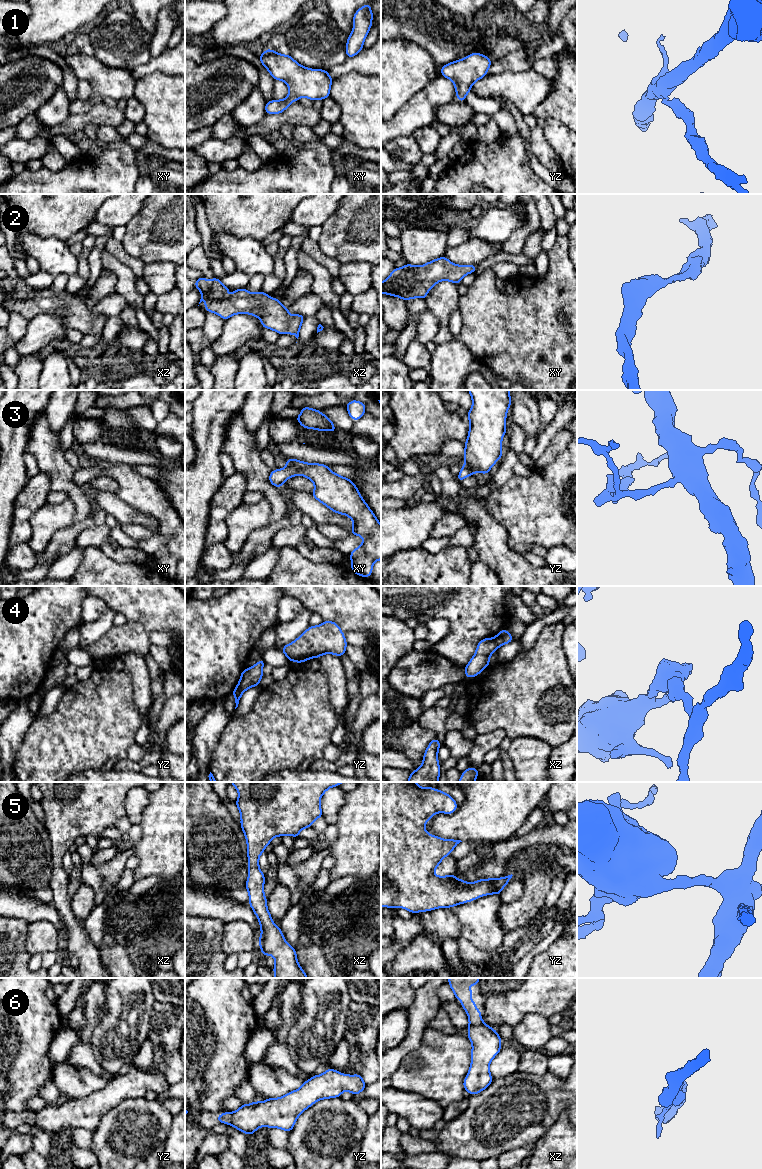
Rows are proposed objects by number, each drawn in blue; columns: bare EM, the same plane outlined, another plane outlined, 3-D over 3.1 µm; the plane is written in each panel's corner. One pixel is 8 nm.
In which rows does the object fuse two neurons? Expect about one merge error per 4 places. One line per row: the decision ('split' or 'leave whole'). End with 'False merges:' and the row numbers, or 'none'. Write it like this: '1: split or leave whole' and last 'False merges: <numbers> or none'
1: leave whole
2: leave whole
3: leave whole
4: split
5: leave whole
6: leave whole
False merges: 4

